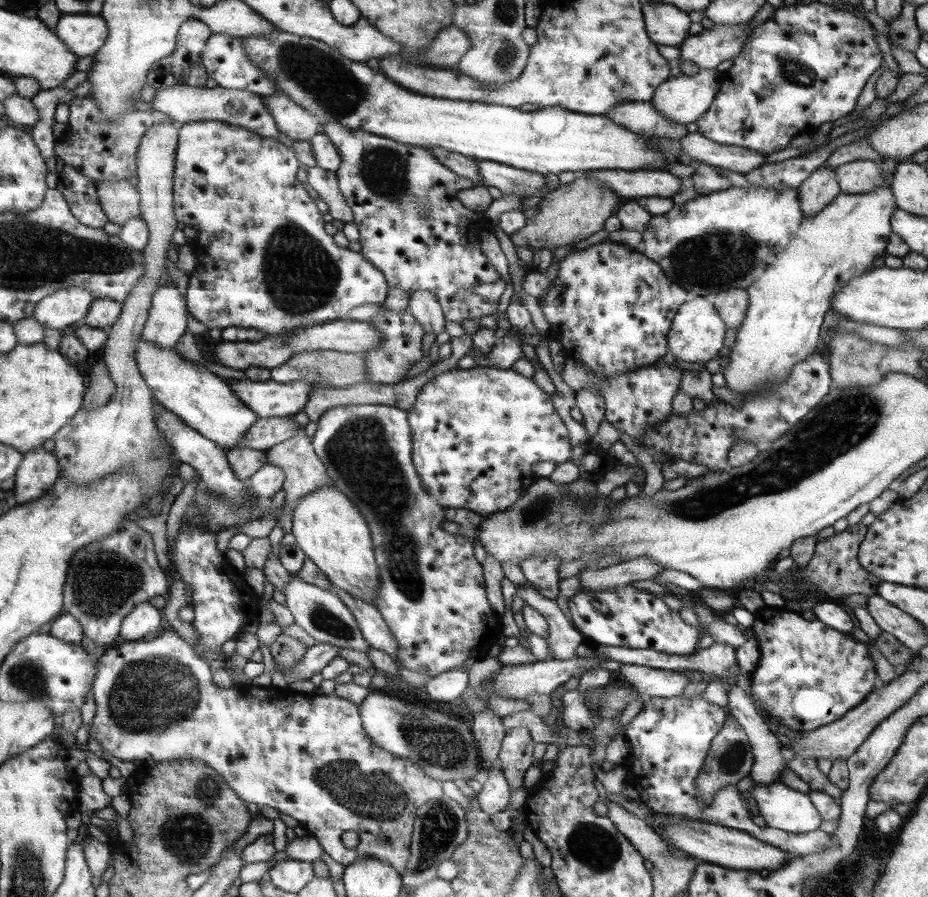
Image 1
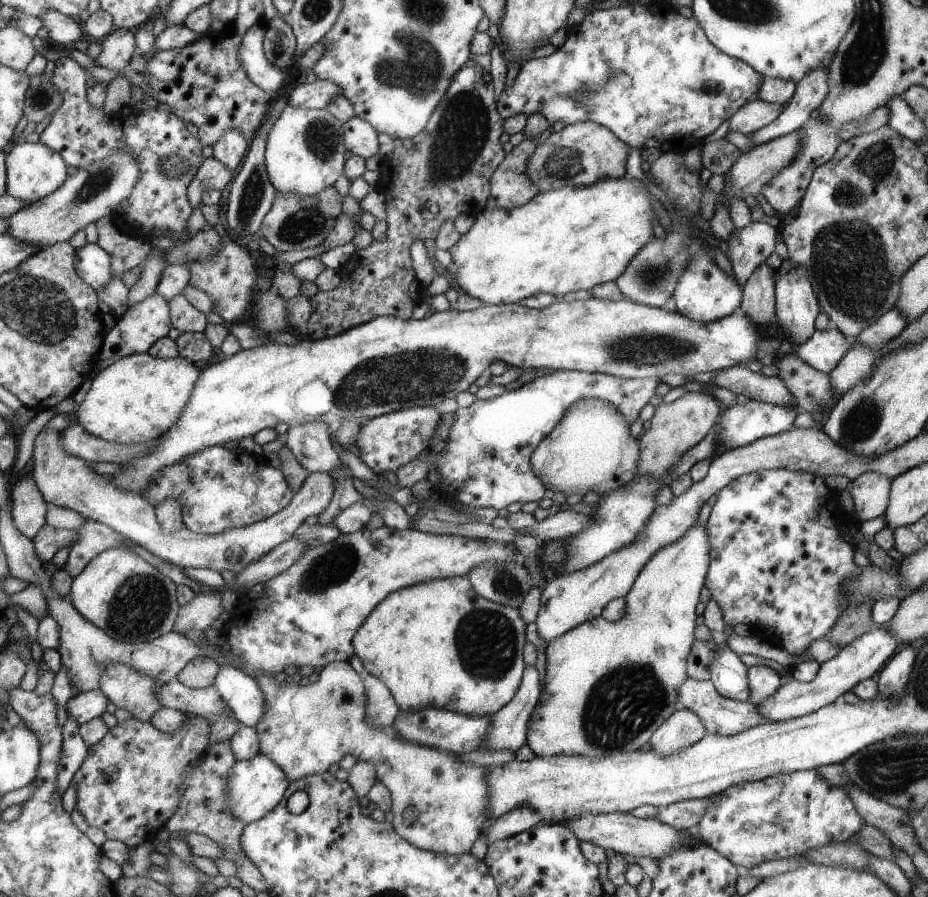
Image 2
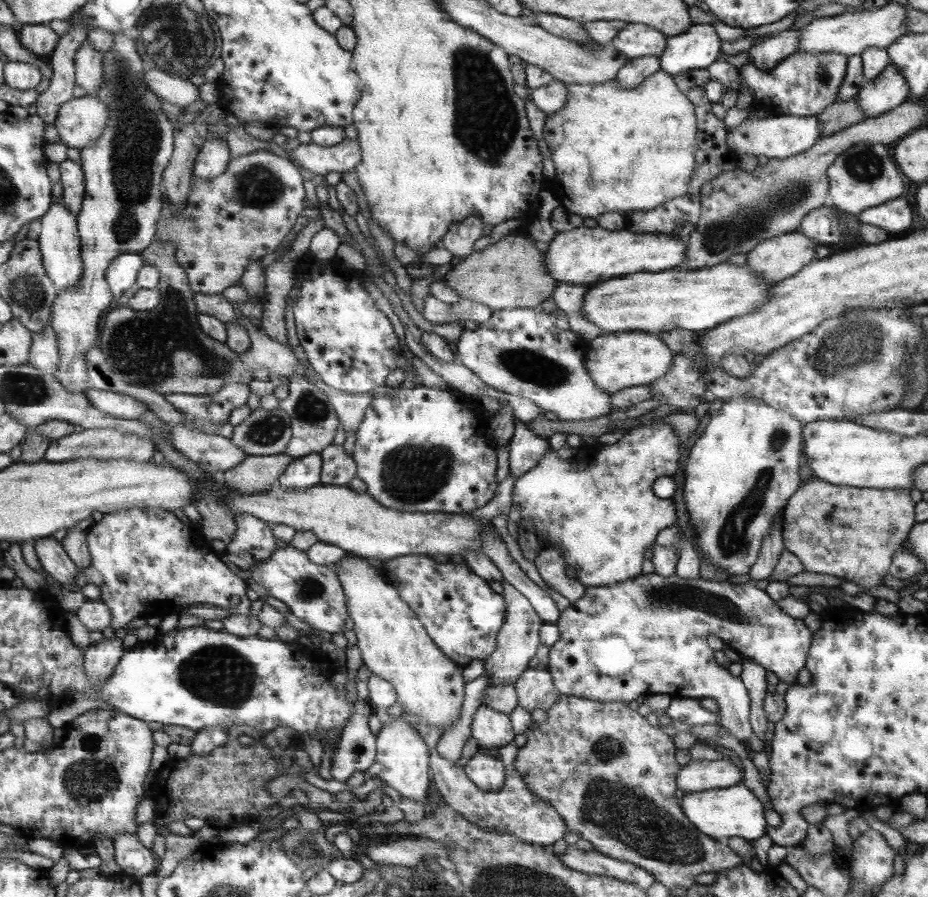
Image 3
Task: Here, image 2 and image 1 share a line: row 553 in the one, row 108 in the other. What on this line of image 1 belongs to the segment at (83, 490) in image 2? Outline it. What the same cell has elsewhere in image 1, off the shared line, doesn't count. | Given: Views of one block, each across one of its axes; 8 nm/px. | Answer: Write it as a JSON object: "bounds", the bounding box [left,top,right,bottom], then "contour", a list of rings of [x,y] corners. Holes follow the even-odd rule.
{"bounds":[151,85,278,139],"contour":[[[175,85],[163,87],[155,91],[151,109],[164,114],[174,125],[183,125],[189,122],[213,120],[218,124],[237,126],[241,130],[251,130],[261,137],[277,139],[278,129],[274,119],[259,95],[244,90],[229,90],[219,86],[213,88],[190,87]]]}

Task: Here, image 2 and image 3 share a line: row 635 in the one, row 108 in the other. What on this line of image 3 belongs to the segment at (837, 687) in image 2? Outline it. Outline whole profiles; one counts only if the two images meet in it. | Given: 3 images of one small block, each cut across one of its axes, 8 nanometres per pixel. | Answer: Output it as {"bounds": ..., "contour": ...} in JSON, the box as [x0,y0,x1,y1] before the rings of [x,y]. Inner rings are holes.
{"bounds":[854,62,909,118],"contour":[[[889,62],[877,78],[865,82],[854,97],[864,118],[874,118],[900,107],[907,100],[909,87],[905,77]]]}

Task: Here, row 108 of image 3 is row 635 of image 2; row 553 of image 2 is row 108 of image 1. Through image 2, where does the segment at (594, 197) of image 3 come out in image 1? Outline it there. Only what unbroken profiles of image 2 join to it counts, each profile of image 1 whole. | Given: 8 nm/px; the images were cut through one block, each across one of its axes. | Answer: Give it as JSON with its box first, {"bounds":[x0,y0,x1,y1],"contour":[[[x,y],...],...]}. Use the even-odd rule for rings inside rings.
{"bounds":[649,68,721,126],"contour":[[[715,68],[700,69],[697,74],[689,76],[678,74],[675,77],[669,77],[669,80],[664,80],[663,83],[656,87],[649,102],[660,116],[663,116],[672,124],[683,124],[685,126],[689,123],[695,123],[712,107],[716,92],[720,90],[721,74]]]}

